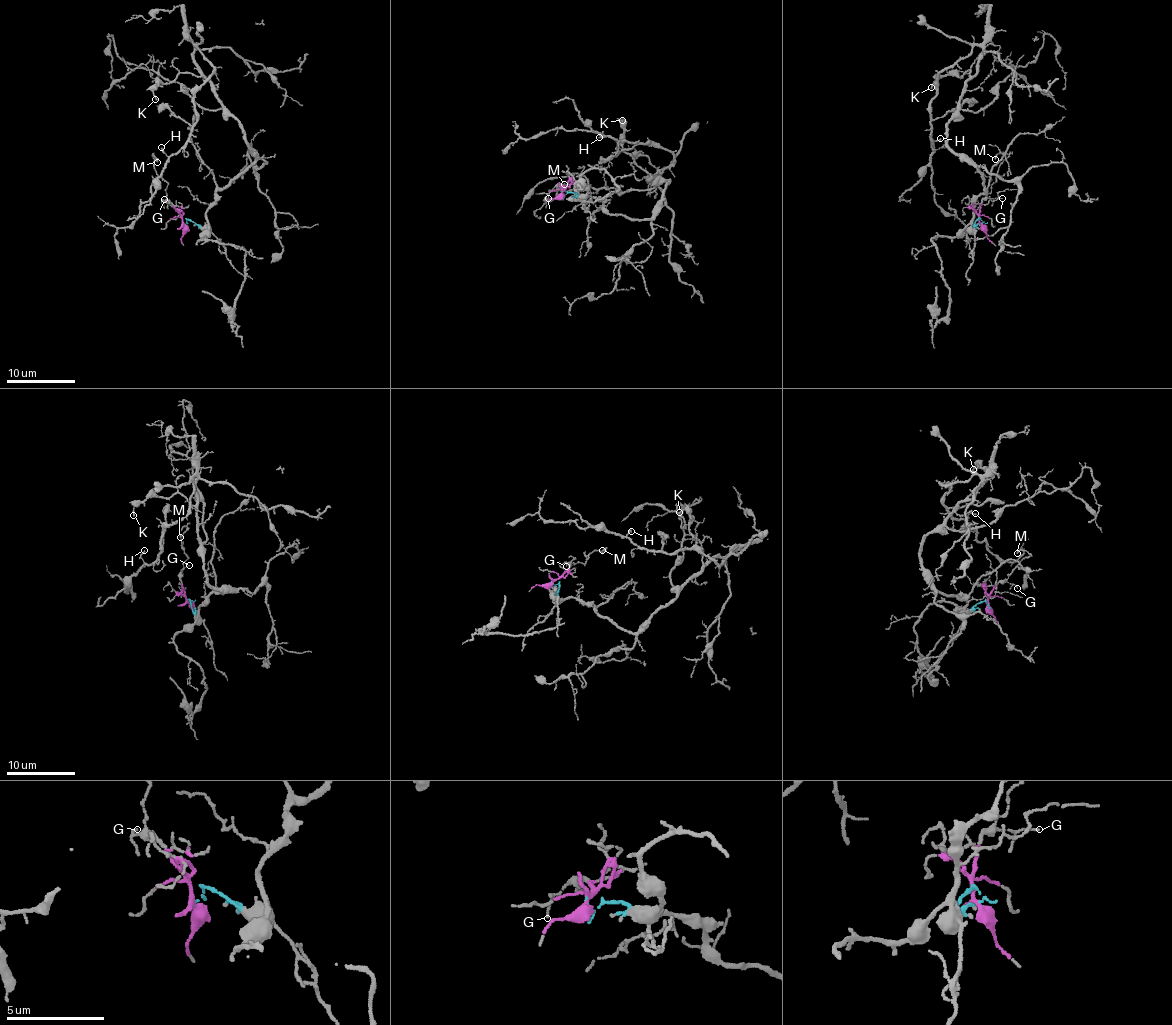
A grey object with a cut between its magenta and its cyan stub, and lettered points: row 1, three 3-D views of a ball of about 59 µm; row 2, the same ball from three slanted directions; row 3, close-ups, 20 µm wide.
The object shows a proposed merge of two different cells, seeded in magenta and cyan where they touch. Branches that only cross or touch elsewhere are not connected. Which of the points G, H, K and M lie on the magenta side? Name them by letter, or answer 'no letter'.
G, M

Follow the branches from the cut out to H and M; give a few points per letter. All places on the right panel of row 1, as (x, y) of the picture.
H: (980, 224), (983, 180), (947, 130), (976, 45), (939, 73), (931, 145), (940, 138)
M: (980, 224), (980, 213), (985, 196), (1008, 155), (1002, 152), (995, 159)

